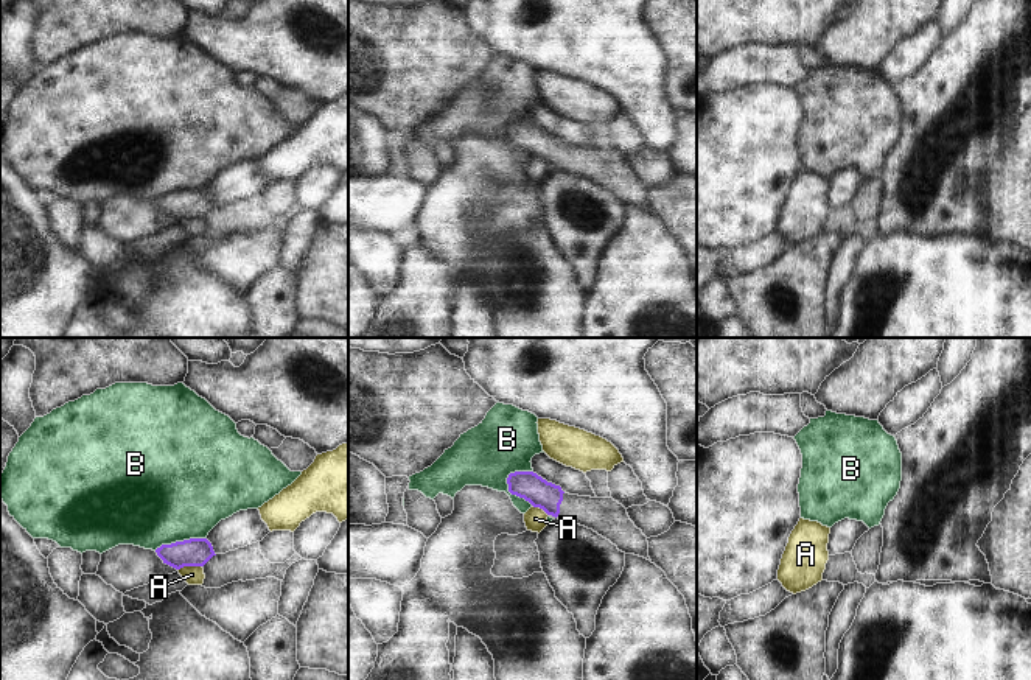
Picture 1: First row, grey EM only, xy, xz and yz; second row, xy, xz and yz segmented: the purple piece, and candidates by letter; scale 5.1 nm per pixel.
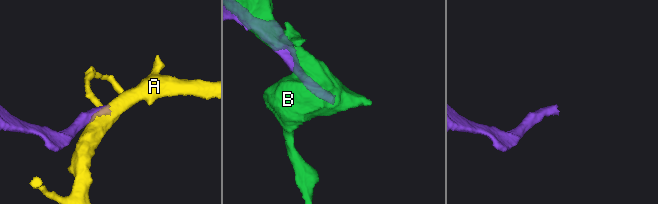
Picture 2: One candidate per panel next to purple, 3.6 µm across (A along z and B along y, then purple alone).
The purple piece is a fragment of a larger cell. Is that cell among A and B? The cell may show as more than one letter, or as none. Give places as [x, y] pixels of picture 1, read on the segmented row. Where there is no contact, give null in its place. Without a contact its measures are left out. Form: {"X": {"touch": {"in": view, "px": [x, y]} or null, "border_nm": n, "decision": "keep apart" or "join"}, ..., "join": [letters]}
{"A": {"touch": {"in": "xy", "px": [188, 565]}, "border_nm": 130, "decision": "keep apart"}, "B": {"touch": {"in": "xz", "px": [512, 494]}, "border_nm": 200, "decision": "keep apart"}, "join": []}

